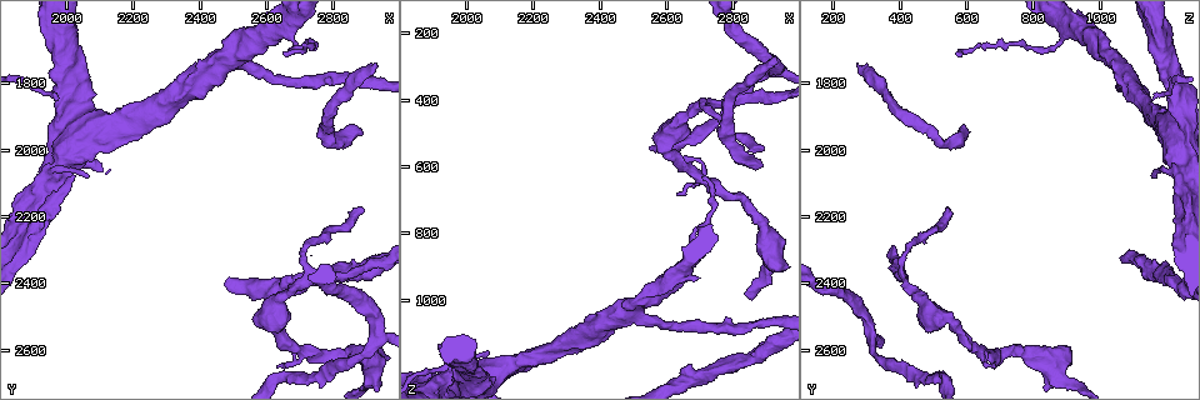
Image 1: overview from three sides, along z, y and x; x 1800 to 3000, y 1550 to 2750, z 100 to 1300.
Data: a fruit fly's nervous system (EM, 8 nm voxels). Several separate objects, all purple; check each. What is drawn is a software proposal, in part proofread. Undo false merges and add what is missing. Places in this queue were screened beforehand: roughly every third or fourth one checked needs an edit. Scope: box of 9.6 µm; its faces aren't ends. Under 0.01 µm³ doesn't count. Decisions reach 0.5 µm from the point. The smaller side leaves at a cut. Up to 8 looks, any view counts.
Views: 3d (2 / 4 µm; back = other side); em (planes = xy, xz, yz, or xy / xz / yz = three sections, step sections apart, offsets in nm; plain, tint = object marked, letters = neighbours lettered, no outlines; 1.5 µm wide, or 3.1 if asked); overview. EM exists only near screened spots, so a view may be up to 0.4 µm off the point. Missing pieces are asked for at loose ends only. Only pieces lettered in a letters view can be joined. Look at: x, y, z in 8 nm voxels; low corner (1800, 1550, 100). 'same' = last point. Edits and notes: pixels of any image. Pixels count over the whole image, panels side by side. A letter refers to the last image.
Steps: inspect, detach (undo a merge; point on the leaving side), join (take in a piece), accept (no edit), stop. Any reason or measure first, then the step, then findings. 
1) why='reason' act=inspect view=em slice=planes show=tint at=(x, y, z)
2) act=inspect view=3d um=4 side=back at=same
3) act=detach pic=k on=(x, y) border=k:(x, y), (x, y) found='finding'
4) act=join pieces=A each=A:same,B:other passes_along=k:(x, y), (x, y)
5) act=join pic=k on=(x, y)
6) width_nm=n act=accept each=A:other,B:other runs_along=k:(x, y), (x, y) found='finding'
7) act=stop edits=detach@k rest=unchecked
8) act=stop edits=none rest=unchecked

act=inspect view=em slice=yz step=8 show=tint at=(2930, 2550, 320)

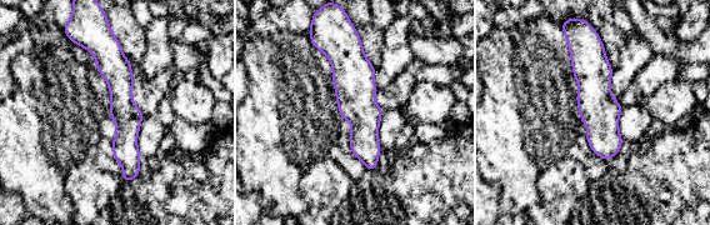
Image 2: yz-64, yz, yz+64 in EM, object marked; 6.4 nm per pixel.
act=inspect view=em slice=yz step=8 show=letters at=same

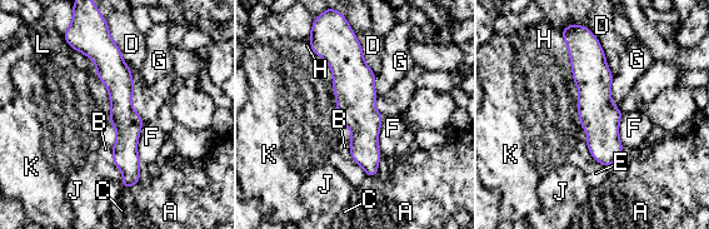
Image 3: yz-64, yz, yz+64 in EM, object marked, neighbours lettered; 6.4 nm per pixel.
act=accept each=A:other,B:other,C:other,D:other,E:other,F:other,G:other,H:other,J:other,K:other,L:other border=3:(613, 75), (610, 94), (618, 108) found='continuous, no second cell'

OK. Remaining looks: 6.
why='an open end' act=inspect view=em slice=xy step=8 show=tint at=(2920, 1750, 270)

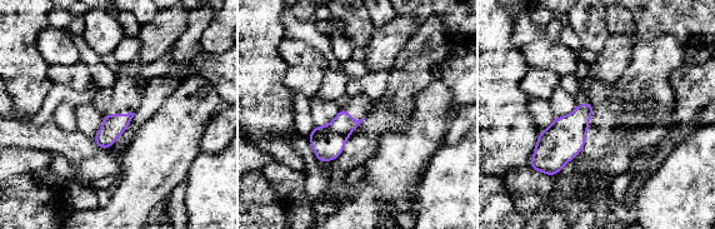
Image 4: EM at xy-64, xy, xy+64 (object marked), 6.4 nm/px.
why='cut it another way' act=inspect view=em slice=planes show=tint at=same

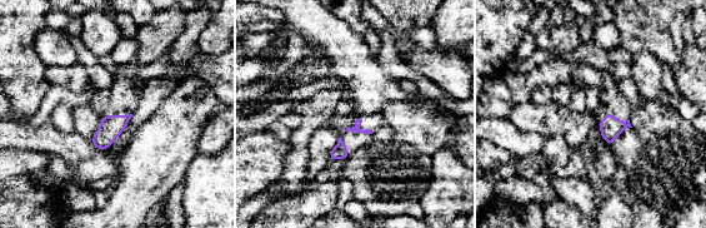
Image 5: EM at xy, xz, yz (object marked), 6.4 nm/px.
why='see the neighbours' act=inspect view=em slice=planes show=letters at=same

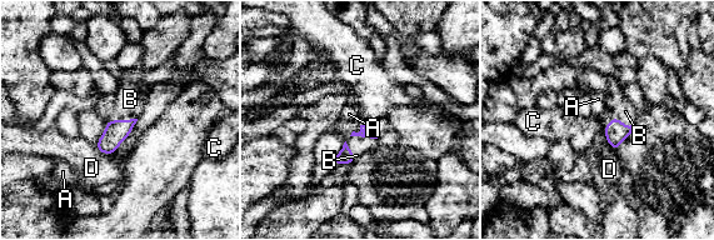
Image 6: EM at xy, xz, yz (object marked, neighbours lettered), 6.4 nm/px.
act=join pieces=B each=A:other,B:same,C:other,D:other passes_along=6:(116, 131), (121, 120), (130, 99) found='it goes on there'

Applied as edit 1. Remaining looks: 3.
why='redraw' act=inspect view=overview

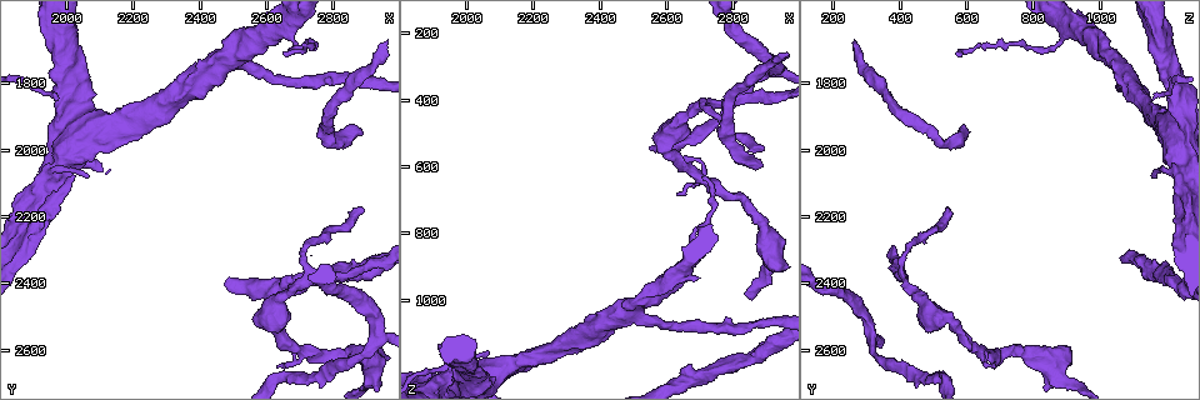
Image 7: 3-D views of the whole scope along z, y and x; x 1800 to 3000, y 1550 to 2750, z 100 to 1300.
why='branch stops here' act=inspect view=em slice=xz step=8 show=letters at=(2890, 1950, 600)

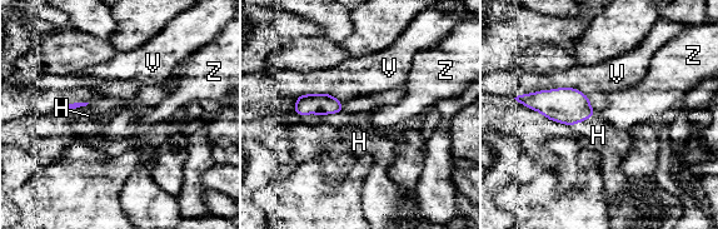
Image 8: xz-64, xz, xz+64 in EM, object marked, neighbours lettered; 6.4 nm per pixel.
width_nm=140 act=join pieces=H each=H:same,V:other,Z:other passes_along=8:(320, 104), (322, 114), (357, 124) found='the cell continues'

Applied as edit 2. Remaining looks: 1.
act=stop edits=join@6,join@8 rest=unchecked

